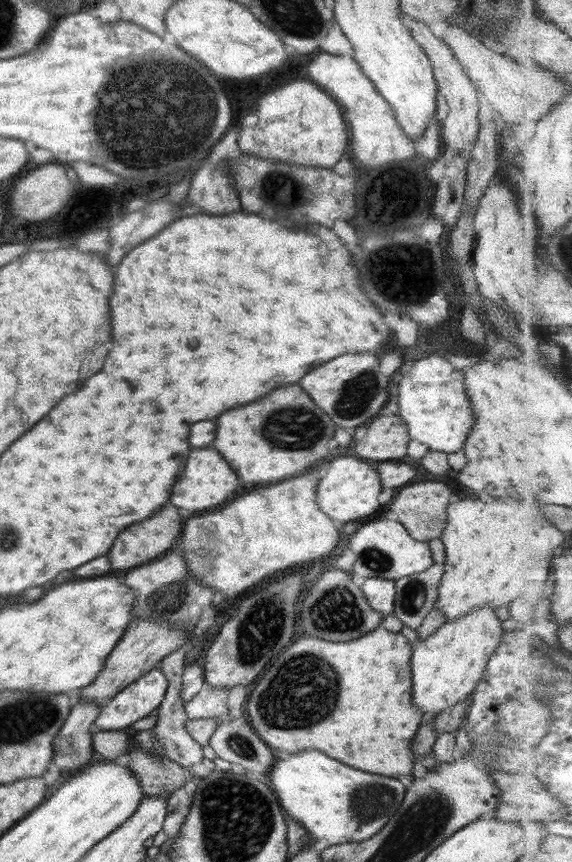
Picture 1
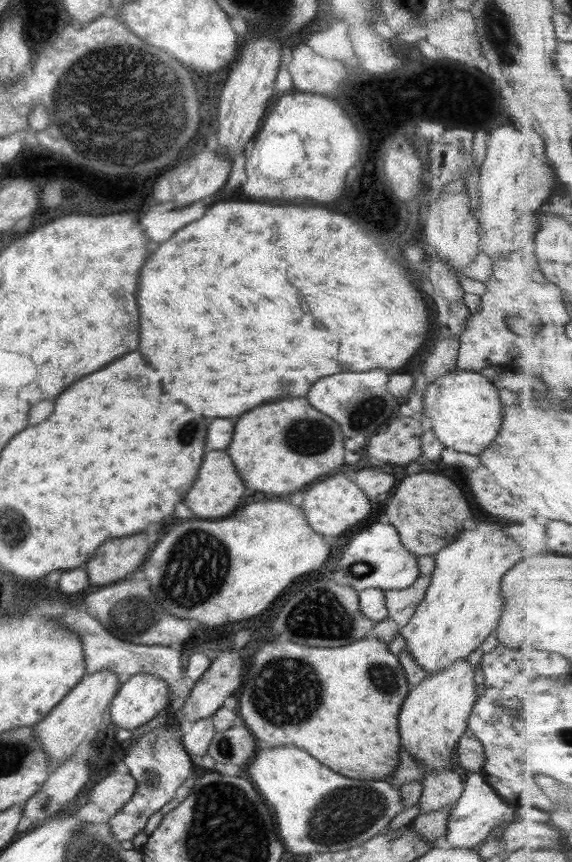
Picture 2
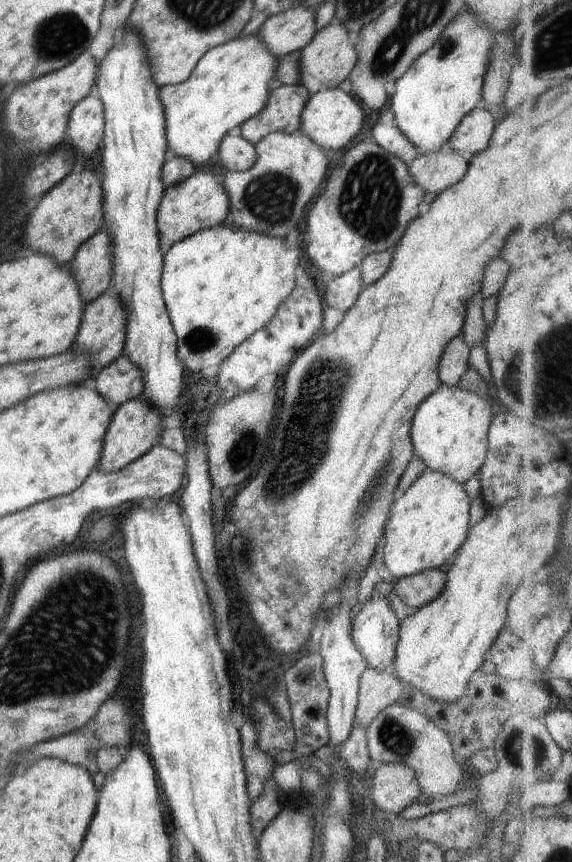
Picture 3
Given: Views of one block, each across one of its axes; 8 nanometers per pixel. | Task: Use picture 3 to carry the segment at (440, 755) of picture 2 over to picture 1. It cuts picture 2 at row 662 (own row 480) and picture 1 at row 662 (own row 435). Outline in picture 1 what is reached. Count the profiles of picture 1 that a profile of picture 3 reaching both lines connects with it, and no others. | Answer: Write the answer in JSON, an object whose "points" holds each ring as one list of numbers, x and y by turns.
{"points":[[488,605,476,607,457,620,446,620,425,640,419,640,413,648,411,673,416,706,428,714,446,711,468,697,476,689,488,666,489,659,499,646,503,629,503,611]]}

